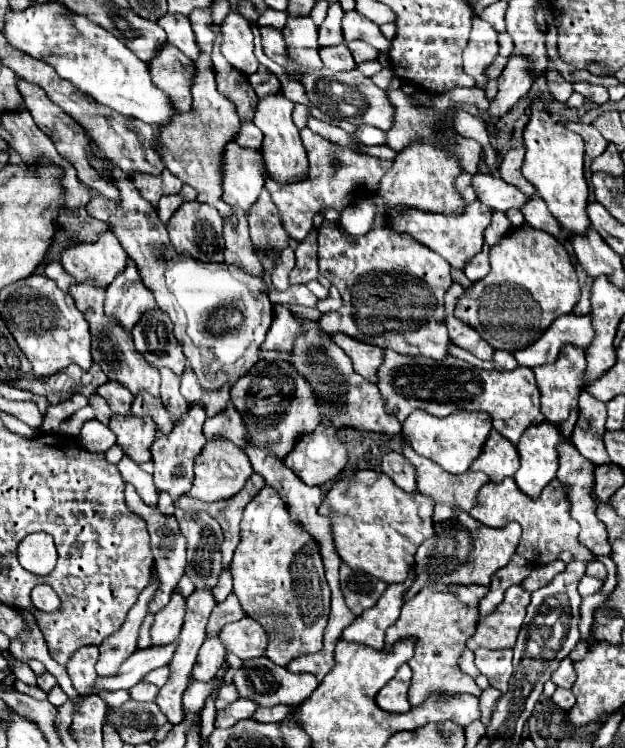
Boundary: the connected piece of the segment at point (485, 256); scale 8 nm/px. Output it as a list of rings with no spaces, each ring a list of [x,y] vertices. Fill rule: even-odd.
[[[484,243],[482,250],[466,263],[464,273],[472,283],[484,278],[490,271],[489,251],[490,246]]]

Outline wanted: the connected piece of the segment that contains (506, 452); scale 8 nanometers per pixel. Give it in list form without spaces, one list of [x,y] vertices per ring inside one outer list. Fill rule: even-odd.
[[[490,432],[484,452],[470,464],[470,470],[484,472],[490,482],[502,482],[504,478],[510,478],[516,474],[518,468],[518,450],[516,446],[500,436],[498,432]]]

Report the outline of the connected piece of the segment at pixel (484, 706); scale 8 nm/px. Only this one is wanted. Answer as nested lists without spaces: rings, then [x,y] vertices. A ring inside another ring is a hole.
[[[490,686],[480,694],[480,719],[485,726],[490,724],[492,708],[496,706],[496,700],[498,700],[500,696],[502,696],[502,692],[498,692],[496,688],[490,688]]]

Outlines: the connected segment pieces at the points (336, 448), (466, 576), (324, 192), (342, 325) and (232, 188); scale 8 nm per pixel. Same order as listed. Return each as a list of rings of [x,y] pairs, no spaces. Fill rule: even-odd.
[[[320,422],[314,432],[300,436],[300,440],[296,440],[296,448],[292,448],[292,452],[284,458],[284,464],[288,468],[292,468],[308,486],[324,484],[328,480],[336,478],[342,472],[342,468],[346,466],[346,462],[348,462],[348,450],[346,450],[344,442],[340,442],[338,428],[334,428],[332,422],[328,422],[328,426],[324,426]]]
[[[456,512],[452,520],[446,520],[436,526],[436,532],[432,538],[424,540],[416,552],[416,562],[414,562],[414,582],[404,592],[404,600],[410,600],[424,588],[428,582],[442,582],[442,584],[480,584],[488,586],[490,576],[504,568],[508,560],[512,558],[518,540],[520,540],[520,524],[510,522],[504,528],[490,528],[474,520],[468,512]]]
[[[310,128],[300,130],[306,154],[308,154],[308,172],[304,178],[294,182],[278,182],[270,172],[266,180],[266,188],[270,190],[270,196],[274,204],[280,210],[282,222],[286,232],[294,240],[304,240],[312,228],[312,218],[322,208],[336,208],[344,210],[350,204],[354,204],[358,198],[372,198],[376,196],[376,188],[380,186],[382,176],[392,168],[390,160],[380,160],[366,154],[356,154],[350,148],[342,148],[338,144],[332,144],[330,140],[318,136]]]
[[[382,210],[374,220],[372,230],[364,236],[342,236],[336,224],[324,222],[318,232],[318,264],[320,274],[332,280],[332,284],[338,288],[344,300],[344,306],[340,310],[322,314],[316,320],[320,332],[342,332],[354,340],[374,344],[380,348],[390,348],[398,354],[420,354],[436,360],[444,360],[444,356],[450,356],[448,348],[452,342],[448,336],[448,328],[444,324],[444,294],[452,286],[450,264],[436,252],[422,248],[422,244],[418,244],[410,236],[400,236],[392,232]]]
[[[236,142],[224,148],[224,180],[222,200],[244,212],[258,200],[264,186],[262,156],[258,150],[240,148]]]

